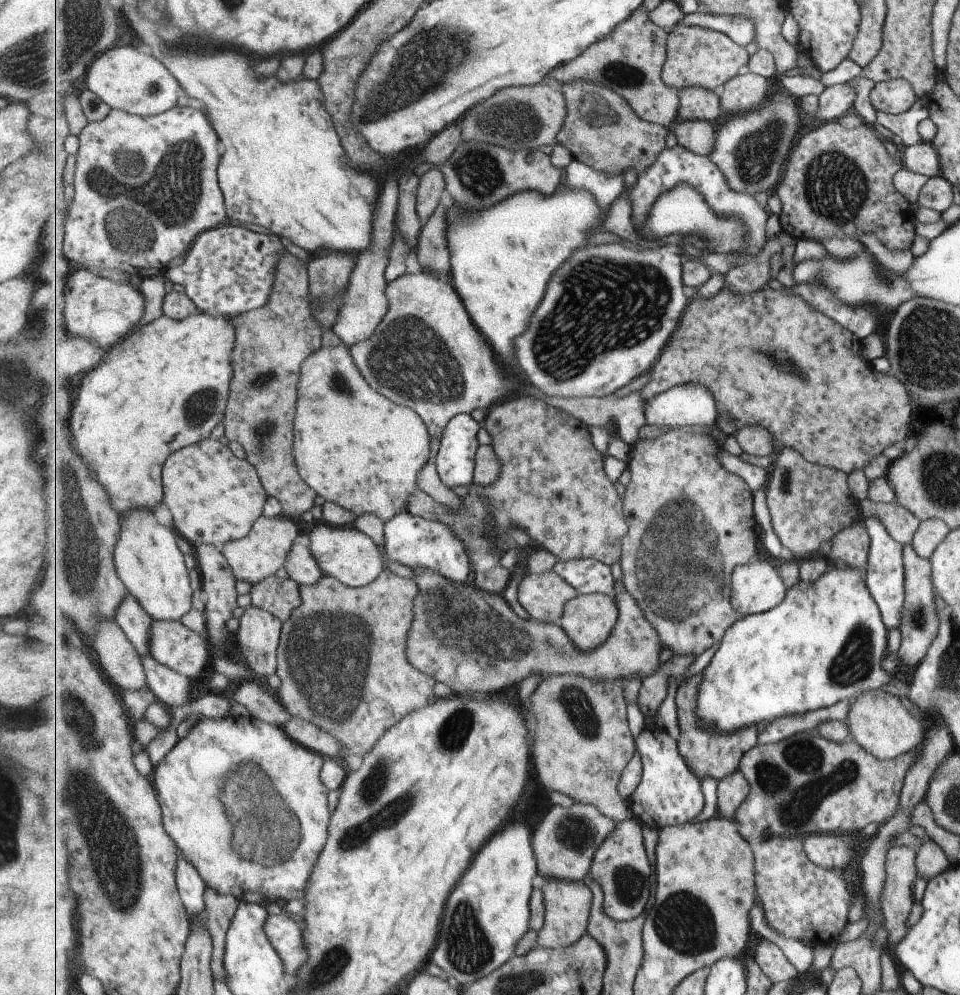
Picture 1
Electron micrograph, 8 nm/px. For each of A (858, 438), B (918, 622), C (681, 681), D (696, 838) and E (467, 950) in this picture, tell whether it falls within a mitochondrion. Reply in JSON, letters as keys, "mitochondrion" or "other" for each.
{"A":"other","B":"mitochondrion","C":"other","D":"other","E":"mitochondrion"}

